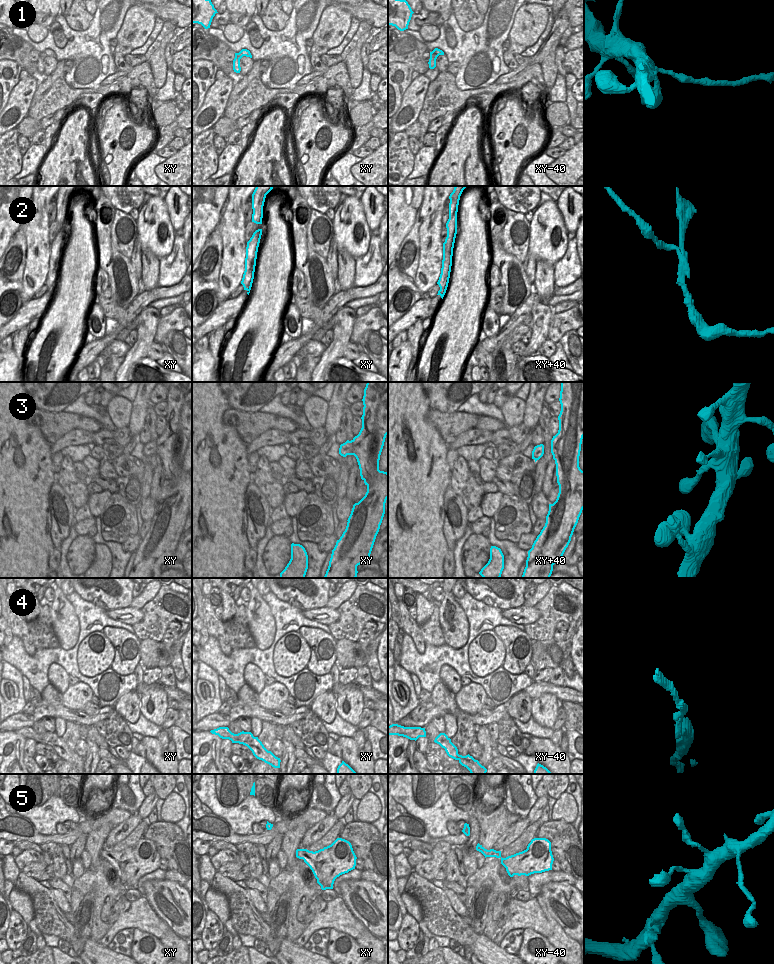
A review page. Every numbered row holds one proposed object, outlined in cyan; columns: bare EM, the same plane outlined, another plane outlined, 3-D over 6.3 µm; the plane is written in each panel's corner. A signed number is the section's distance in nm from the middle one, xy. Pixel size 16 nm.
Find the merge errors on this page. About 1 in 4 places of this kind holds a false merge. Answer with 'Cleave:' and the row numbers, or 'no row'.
Cleave: 2

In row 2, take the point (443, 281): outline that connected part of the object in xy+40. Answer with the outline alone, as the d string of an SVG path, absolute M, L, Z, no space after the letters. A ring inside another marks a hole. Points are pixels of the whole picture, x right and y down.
M443 254L441 274L437 282L437 284L440 287L440 290L438 291L437 295L440 295L442 299L448 287L451 272L451 265L450 265L451 263L452 263L452 257L450 255Z

